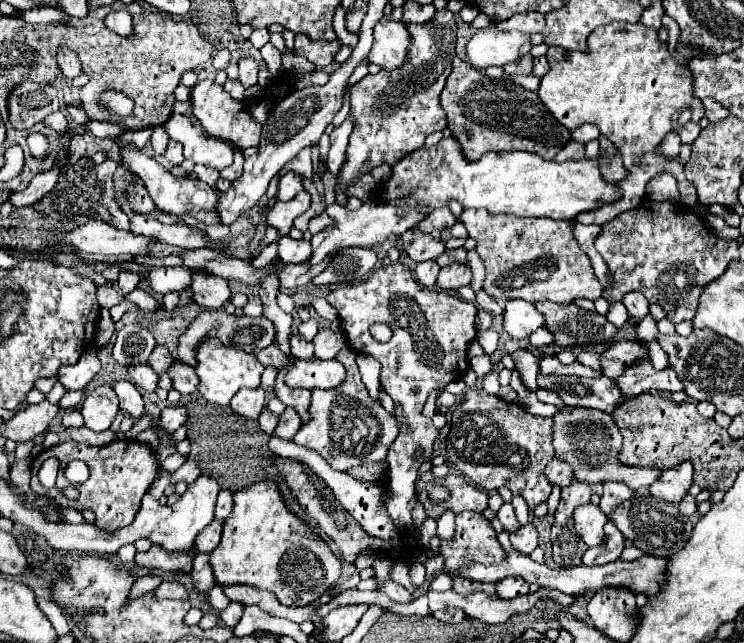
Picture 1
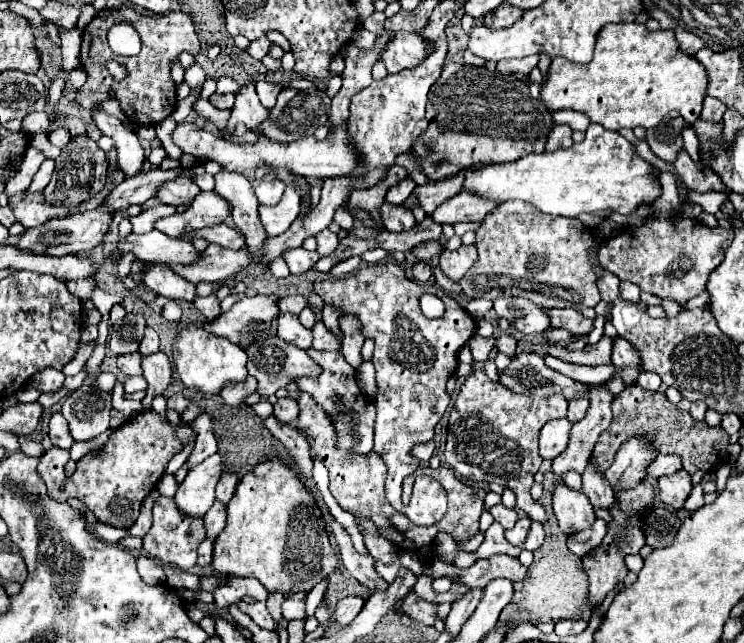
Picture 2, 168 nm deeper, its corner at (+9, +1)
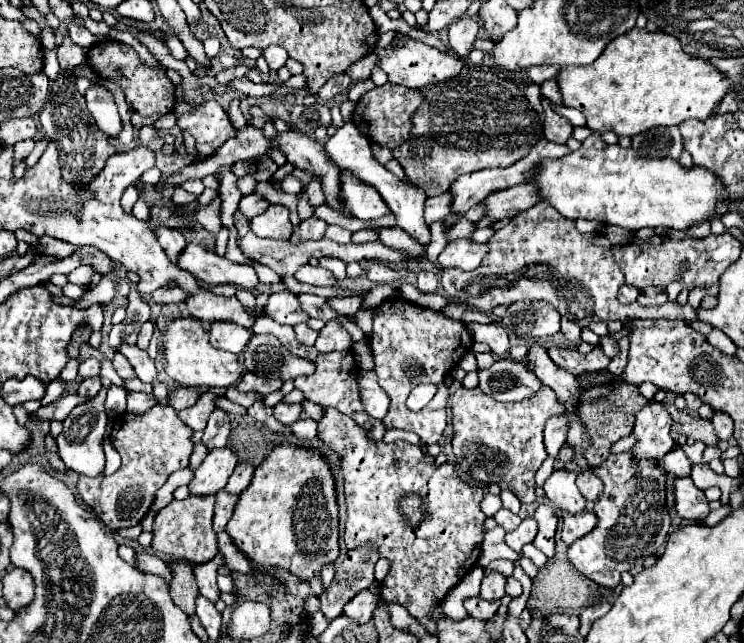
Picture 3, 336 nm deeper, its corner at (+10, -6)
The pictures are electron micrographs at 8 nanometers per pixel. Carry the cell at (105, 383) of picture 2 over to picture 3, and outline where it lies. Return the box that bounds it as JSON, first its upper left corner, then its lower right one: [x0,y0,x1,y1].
[78,377,102,397]

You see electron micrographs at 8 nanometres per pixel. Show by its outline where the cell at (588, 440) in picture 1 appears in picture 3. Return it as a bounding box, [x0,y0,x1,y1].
[658,449,692,477]

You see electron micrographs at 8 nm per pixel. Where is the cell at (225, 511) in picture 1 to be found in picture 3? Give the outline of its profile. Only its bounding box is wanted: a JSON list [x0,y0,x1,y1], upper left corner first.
[224,463,254,495]

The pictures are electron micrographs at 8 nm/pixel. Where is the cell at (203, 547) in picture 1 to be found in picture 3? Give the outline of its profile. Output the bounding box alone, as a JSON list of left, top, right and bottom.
[212,489,238,533]

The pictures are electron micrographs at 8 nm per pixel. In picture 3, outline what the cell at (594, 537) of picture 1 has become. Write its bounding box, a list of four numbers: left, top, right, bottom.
[544,469,586,515]

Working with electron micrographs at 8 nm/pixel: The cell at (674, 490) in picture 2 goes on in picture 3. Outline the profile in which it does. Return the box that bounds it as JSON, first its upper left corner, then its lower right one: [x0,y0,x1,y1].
[674,477,708,521]

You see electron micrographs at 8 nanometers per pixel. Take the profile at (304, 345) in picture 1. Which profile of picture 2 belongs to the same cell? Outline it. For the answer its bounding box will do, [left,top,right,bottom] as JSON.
[277,312,313,350]

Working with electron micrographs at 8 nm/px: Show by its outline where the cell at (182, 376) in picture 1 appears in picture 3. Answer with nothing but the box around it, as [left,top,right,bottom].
[120,345,156,383]

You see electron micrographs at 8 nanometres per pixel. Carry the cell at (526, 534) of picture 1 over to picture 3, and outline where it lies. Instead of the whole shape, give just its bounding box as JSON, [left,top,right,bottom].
[506,517,536,553]

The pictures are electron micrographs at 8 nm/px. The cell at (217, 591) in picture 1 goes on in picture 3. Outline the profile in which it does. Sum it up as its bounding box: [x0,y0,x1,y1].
[136,551,172,585]

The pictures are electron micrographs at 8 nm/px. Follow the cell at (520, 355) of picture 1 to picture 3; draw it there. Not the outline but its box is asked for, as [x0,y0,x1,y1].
[468,323,510,357]

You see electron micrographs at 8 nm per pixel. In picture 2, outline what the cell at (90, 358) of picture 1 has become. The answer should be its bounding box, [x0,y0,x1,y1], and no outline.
[29,368,65,392]

